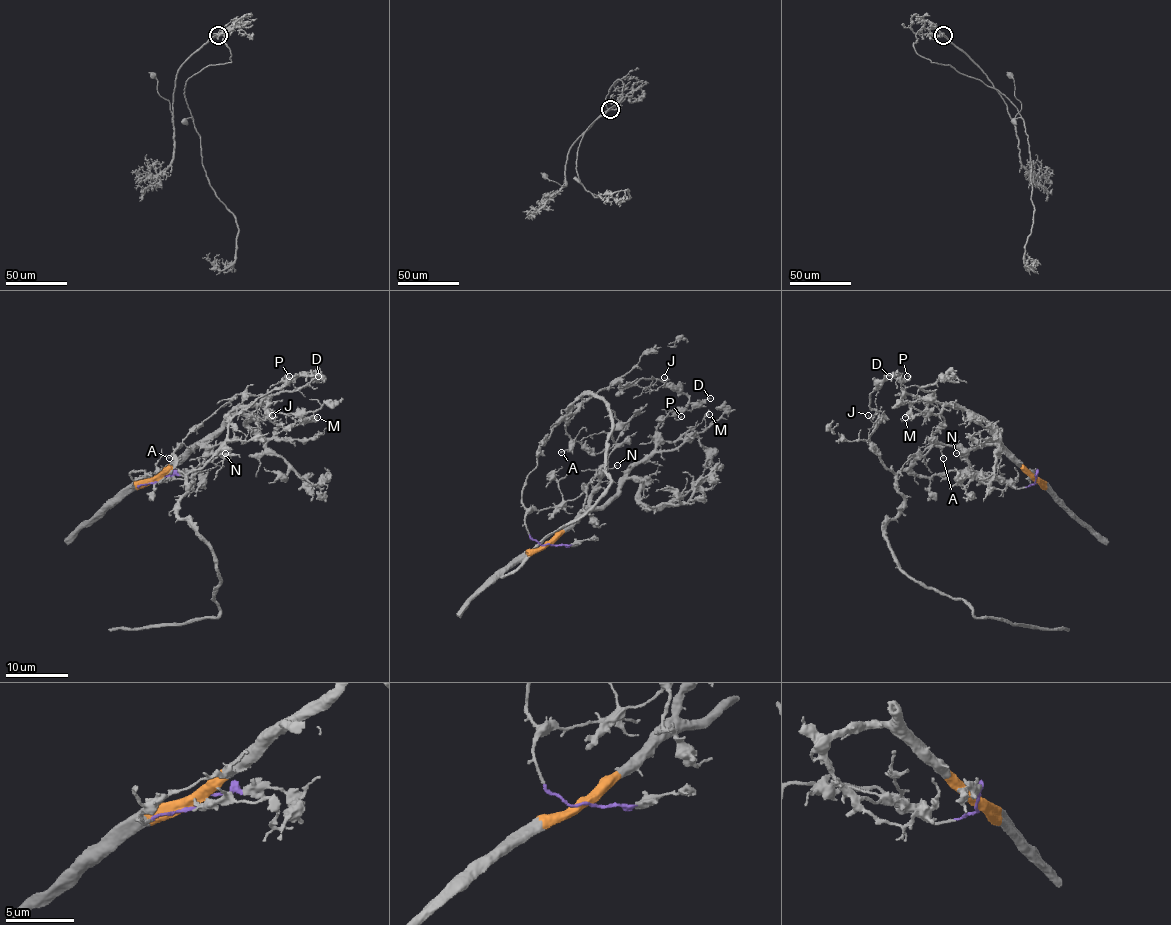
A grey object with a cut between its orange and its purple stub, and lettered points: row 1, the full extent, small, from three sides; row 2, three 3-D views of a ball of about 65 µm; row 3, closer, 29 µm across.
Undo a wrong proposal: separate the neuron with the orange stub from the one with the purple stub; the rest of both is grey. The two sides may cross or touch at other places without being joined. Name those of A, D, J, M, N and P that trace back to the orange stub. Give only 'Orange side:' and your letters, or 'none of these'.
Orange side: M, N

